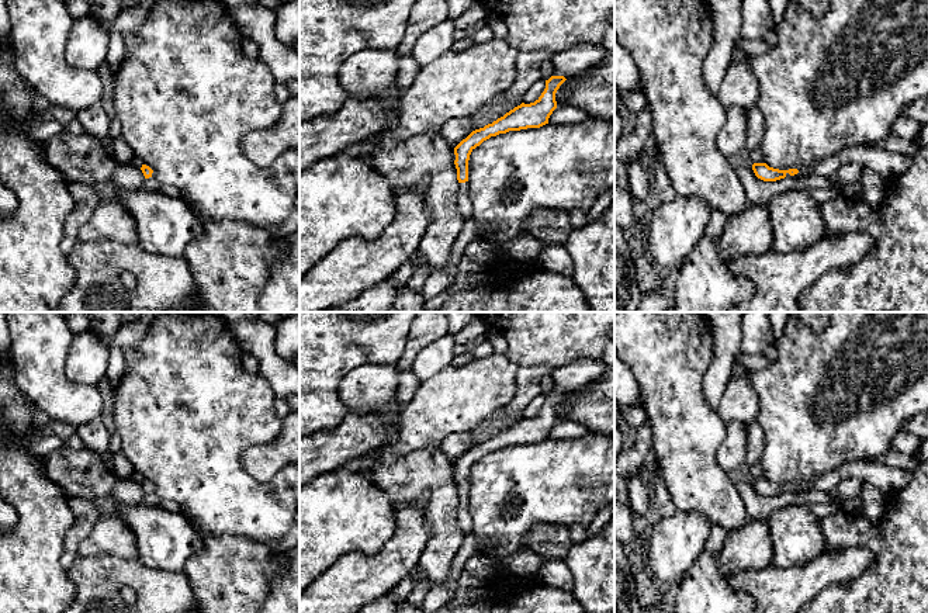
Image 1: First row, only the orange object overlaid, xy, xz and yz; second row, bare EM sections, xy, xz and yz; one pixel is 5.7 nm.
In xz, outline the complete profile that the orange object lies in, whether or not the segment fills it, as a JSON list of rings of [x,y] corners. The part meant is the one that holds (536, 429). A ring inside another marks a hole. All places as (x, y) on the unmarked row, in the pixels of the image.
[[[551,391],[548,395],[546,395],[546,404],[534,418],[522,418],[492,439],[472,446],[454,463],[454,479],[458,495],[457,517],[464,536],[472,533],[472,520],[470,516],[467,498],[471,467],[491,451],[506,449],[509,446],[540,443],[548,439],[550,430],[557,423],[555,408],[565,395],[567,394],[564,391]]]

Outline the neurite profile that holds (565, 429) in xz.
[[[561,420],[557,422],[548,433],[551,440],[574,440],[576,437],[584,437],[589,430],[579,422]]]

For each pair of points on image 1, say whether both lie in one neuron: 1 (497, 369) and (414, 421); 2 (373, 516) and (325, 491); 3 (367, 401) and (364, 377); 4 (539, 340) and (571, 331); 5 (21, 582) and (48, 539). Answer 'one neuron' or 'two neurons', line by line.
1: one neuron
2: one neuron
3: one neuron
4: one neuron
5: one neuron

